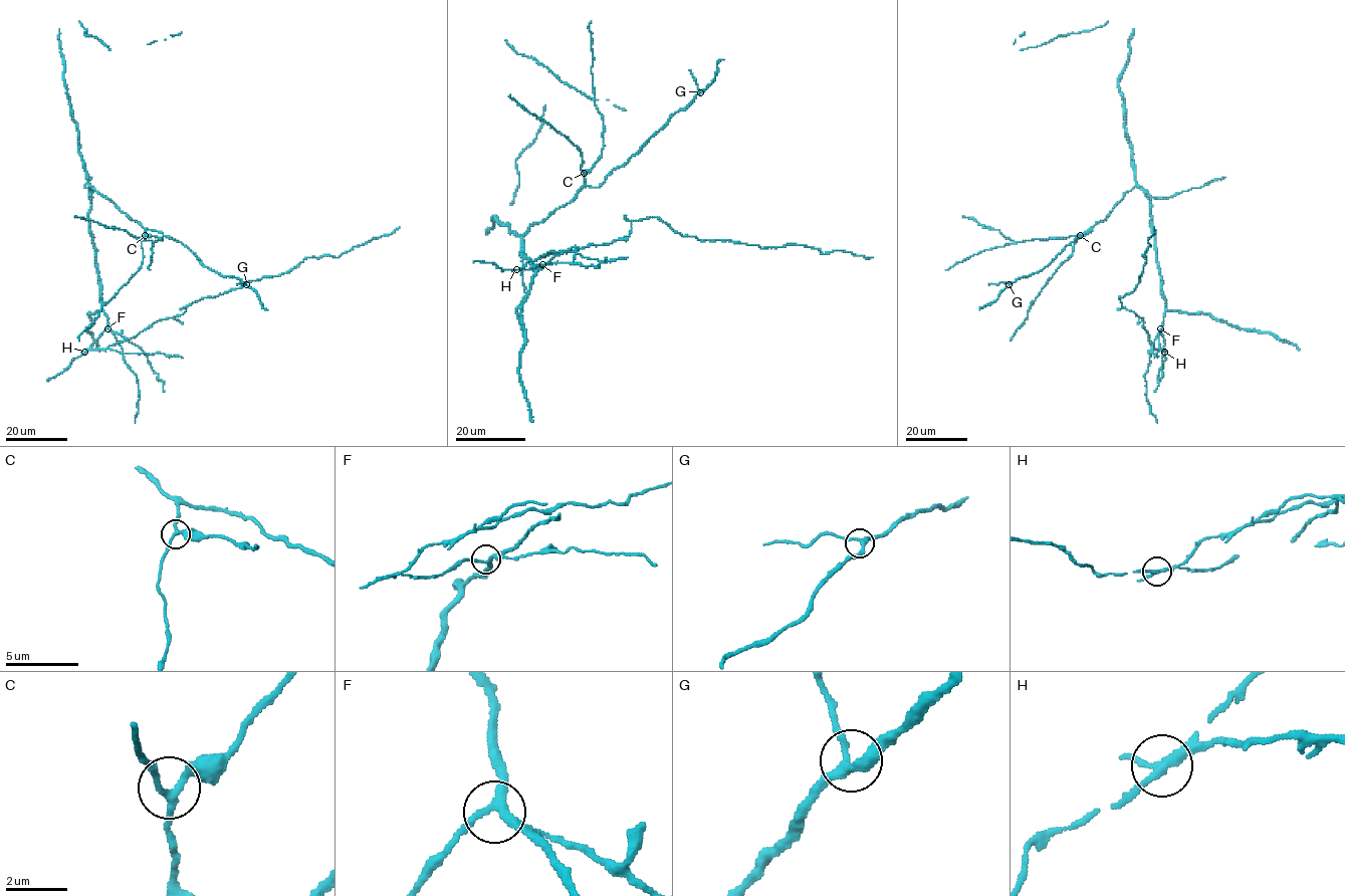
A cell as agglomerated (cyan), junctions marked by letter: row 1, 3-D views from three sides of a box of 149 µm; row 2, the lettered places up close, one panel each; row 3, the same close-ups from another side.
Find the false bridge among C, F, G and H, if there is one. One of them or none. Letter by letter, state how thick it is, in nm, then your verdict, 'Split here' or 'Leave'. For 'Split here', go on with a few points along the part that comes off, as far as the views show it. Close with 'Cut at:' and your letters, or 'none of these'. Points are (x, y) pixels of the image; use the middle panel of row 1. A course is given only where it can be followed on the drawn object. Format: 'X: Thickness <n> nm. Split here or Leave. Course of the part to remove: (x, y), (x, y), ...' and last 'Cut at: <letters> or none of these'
C: Thickness 240 nm. Leave
F: Thickness 240 nm. Leave
G: Thickness 260 nm. Leave
H: Thickness 240 nm. Split here. Course of the part to remove: (516, 269), (553, 253), (607, 244), (630, 233), (632, 220), (648, 217), (701, 240), (872, 257)
Cut at: H

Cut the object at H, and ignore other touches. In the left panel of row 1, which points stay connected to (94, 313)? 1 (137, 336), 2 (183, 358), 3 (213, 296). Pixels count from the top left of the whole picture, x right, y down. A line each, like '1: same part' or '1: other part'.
1: other part
2: other part
3: other part

